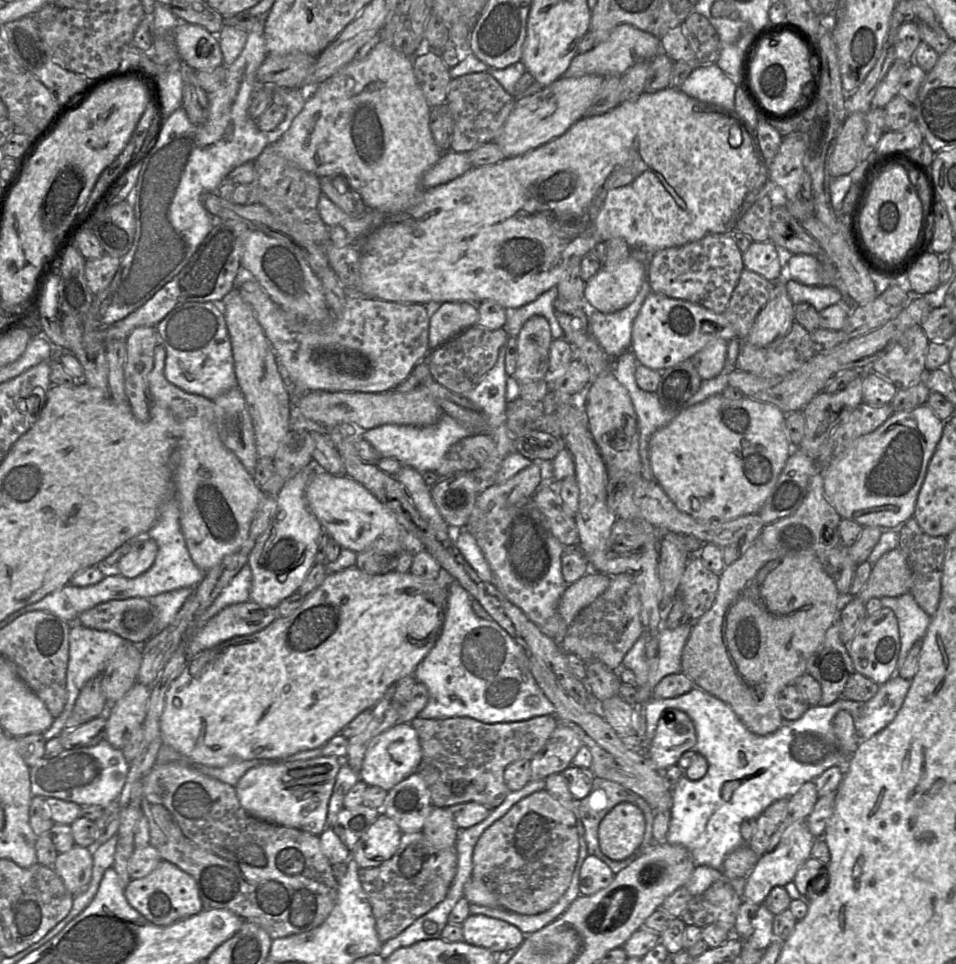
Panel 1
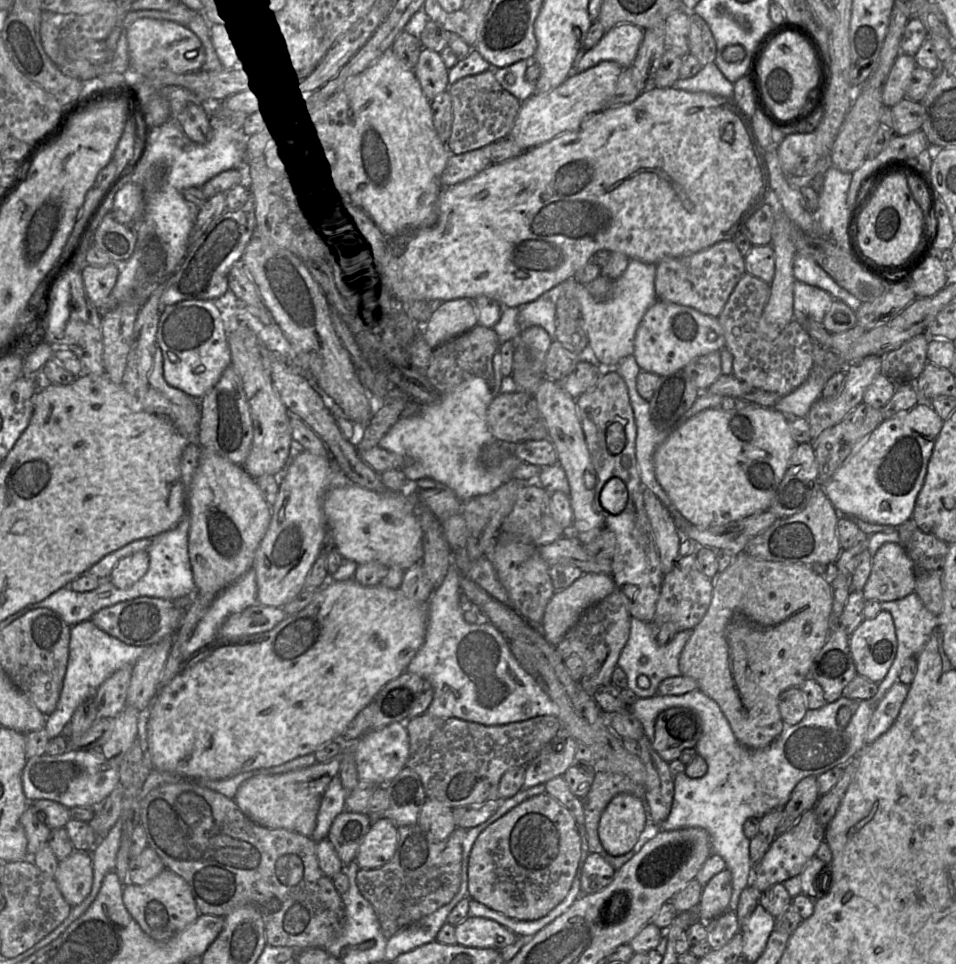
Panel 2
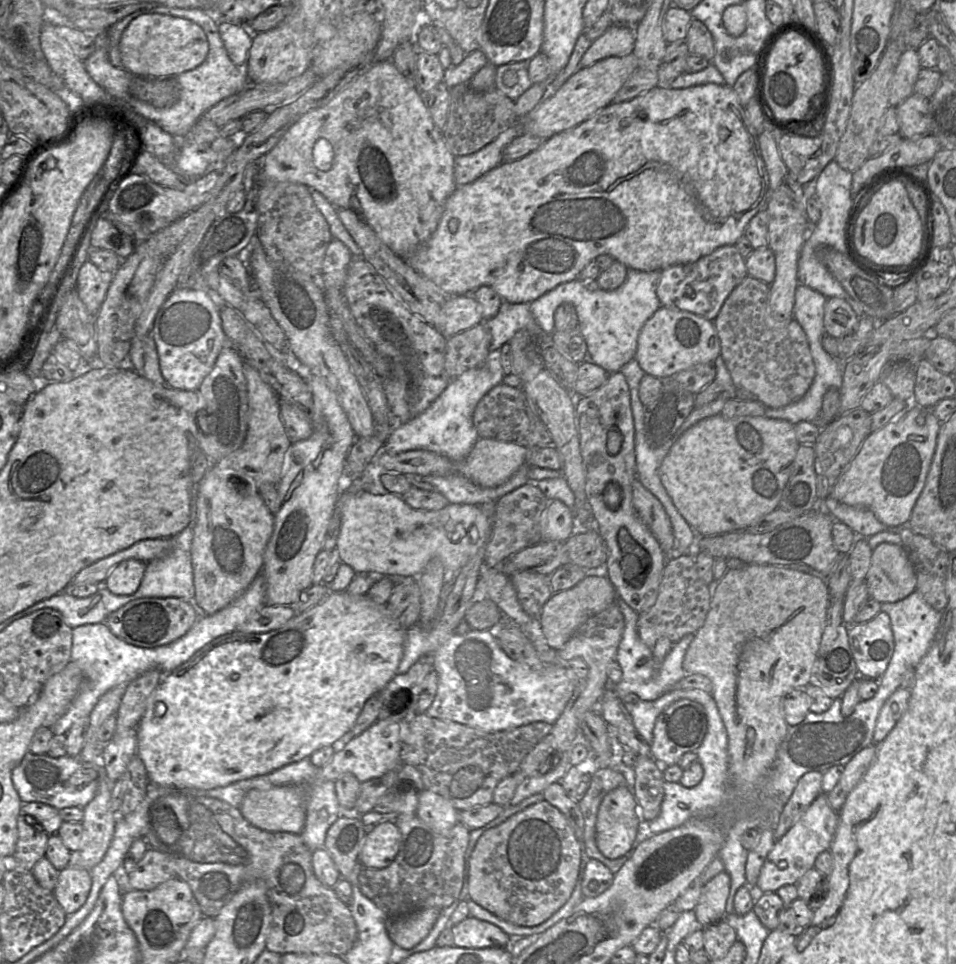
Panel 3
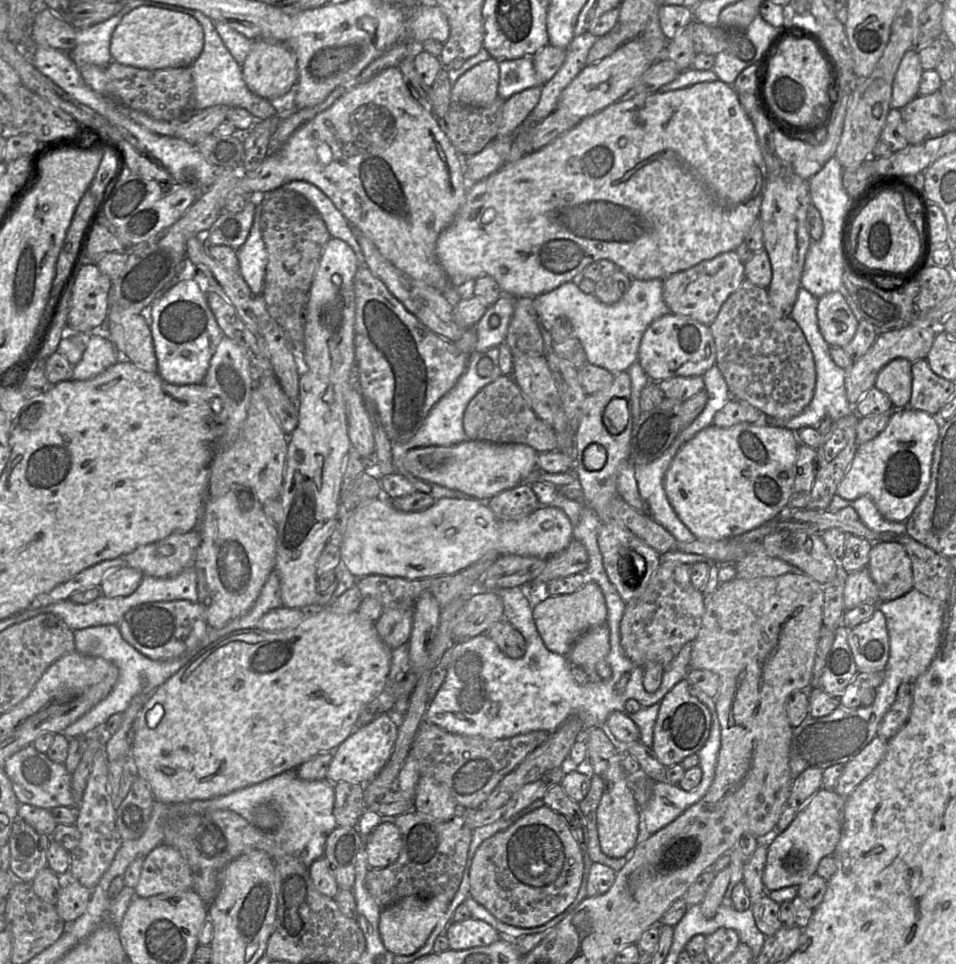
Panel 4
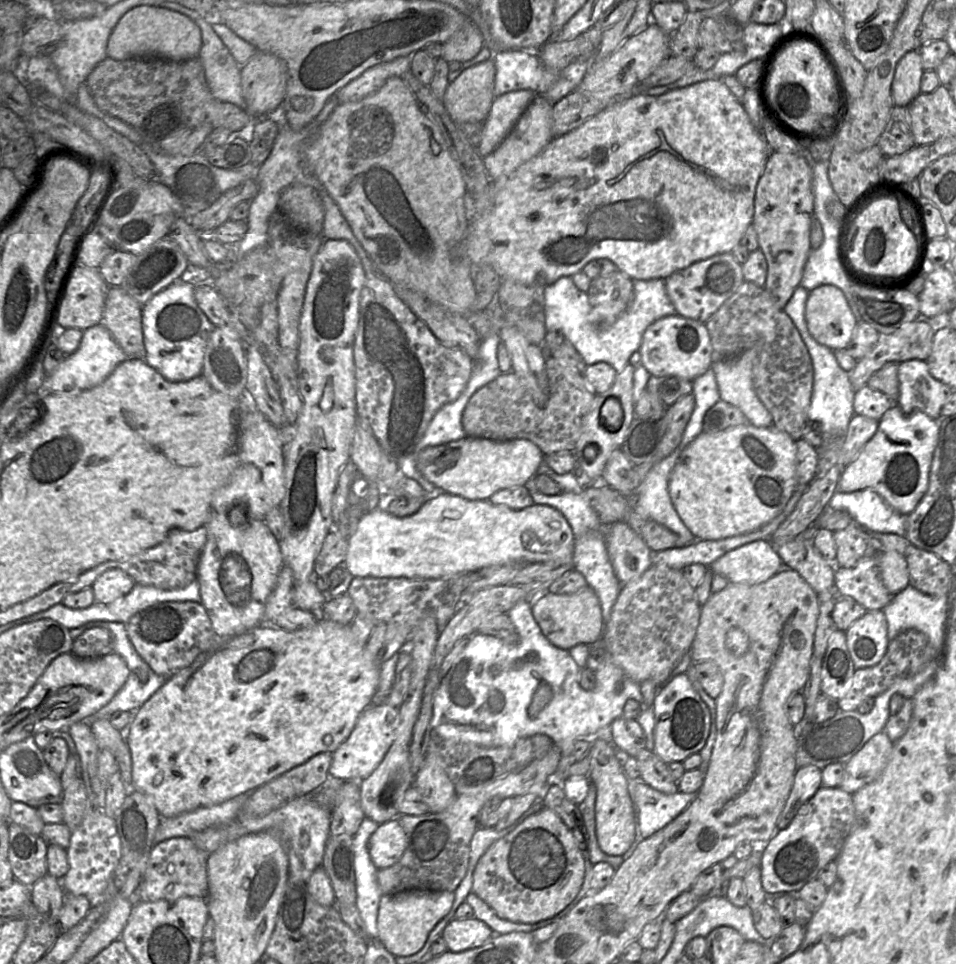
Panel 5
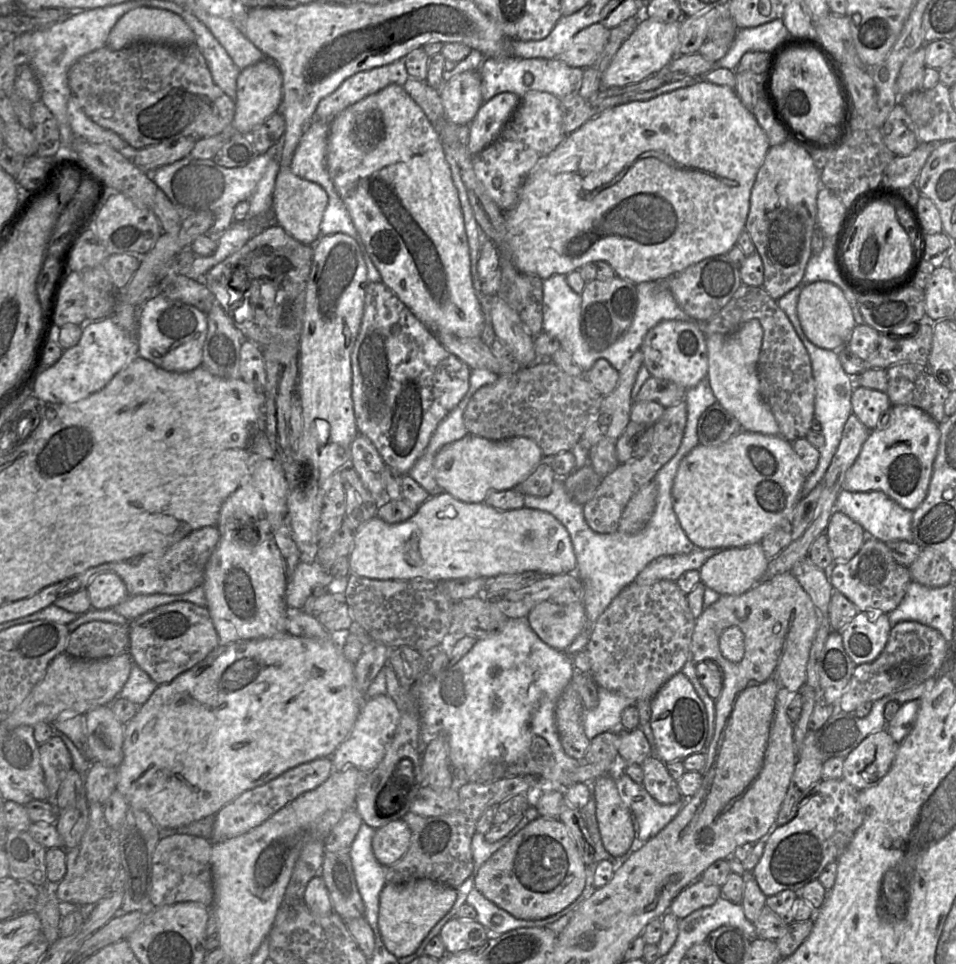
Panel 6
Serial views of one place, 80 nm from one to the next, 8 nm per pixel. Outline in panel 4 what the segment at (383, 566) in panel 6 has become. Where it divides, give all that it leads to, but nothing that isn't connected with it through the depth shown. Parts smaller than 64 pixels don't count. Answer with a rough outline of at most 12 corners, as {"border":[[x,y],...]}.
{"border":[[374,498],[348,519],[357,578],[455,574],[487,552],[548,559],[562,509],[502,520],[487,501],[403,512]]}

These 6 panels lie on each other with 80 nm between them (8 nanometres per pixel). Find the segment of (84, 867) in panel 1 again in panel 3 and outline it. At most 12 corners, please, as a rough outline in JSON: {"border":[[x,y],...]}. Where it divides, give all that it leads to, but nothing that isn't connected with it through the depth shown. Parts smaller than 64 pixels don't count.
{"border":[[69,864],[59,871],[55,898],[66,915],[79,910],[91,872]]}

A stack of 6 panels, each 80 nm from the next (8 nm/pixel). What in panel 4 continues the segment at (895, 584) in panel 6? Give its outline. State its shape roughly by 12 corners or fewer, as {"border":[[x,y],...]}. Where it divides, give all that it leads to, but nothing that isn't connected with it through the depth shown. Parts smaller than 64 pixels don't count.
{"border":[[868,567],[847,574],[845,610],[878,604],[878,590]]}

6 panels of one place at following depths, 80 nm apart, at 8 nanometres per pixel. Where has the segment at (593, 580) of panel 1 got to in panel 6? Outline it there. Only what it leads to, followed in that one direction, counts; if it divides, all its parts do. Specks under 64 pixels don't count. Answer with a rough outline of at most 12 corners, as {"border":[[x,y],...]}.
{"border":[[546,600],[527,619],[543,642],[565,651],[583,631],[582,601]]}

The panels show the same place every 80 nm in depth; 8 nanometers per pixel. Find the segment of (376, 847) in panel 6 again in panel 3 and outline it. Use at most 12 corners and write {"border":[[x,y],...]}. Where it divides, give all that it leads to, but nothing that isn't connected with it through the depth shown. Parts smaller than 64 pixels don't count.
{"border":[[394,821],[368,827],[358,861],[386,868],[401,834]]}

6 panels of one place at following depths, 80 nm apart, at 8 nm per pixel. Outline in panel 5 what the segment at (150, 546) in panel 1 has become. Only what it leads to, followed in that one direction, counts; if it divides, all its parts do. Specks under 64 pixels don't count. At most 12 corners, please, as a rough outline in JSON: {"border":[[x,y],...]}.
{"border":[[121,569],[102,573],[91,586],[95,602],[109,604],[136,585]]}

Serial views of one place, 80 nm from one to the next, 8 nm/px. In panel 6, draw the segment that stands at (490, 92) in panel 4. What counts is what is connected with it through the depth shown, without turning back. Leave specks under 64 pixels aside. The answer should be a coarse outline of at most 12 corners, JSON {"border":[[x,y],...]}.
{"border":[[477,70],[439,93],[446,116],[469,126],[484,103]]}

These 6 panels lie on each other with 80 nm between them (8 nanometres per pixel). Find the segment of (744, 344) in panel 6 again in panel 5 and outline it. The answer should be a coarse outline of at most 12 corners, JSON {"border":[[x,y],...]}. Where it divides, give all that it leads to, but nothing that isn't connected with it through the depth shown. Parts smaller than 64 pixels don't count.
{"border":[[758,344],[713,361],[720,400],[748,423],[773,426],[757,397],[752,370]]}

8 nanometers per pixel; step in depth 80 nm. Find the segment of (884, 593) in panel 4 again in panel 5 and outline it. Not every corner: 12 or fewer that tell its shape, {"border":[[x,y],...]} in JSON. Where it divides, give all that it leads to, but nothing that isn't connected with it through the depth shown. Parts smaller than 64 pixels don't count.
{"border":[[878,554],[880,577],[895,596],[909,585],[906,558]]}

